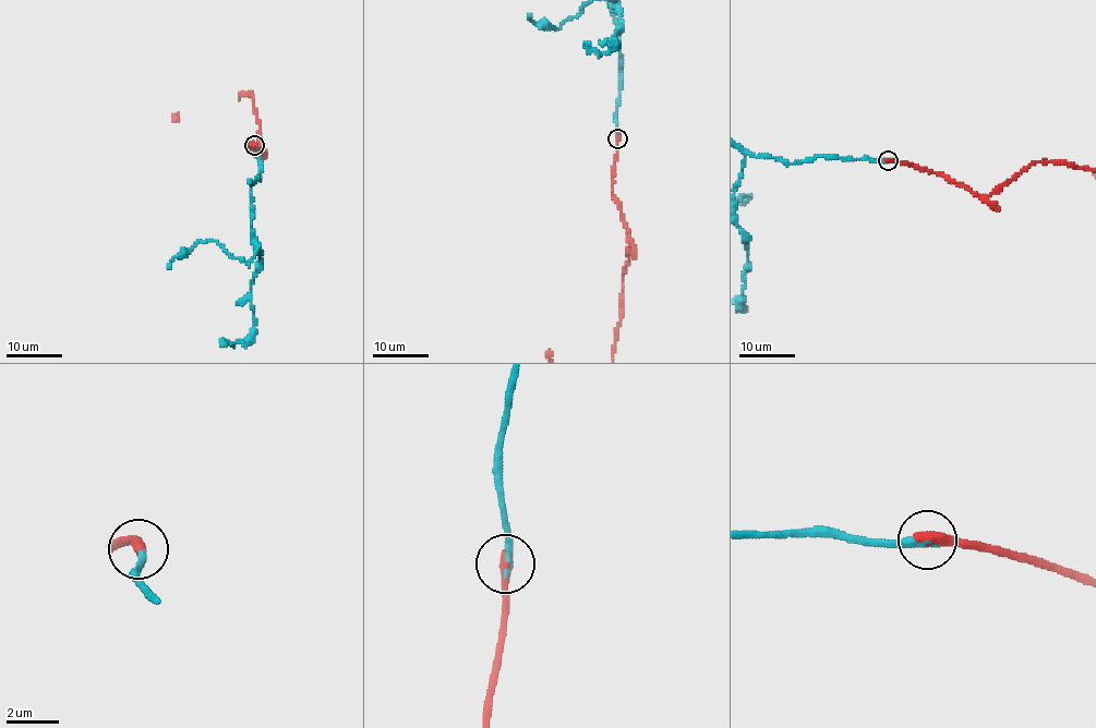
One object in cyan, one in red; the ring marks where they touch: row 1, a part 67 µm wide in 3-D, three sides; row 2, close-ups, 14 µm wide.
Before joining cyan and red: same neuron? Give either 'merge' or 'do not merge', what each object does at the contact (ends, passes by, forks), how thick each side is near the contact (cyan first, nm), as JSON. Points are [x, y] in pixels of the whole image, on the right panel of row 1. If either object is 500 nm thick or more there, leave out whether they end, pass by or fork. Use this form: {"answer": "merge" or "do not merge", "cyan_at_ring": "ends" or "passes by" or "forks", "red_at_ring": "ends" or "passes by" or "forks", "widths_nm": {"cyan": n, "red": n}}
{"answer": "merge", "cyan_at_ring": "ends", "red_at_ring": "ends", "widths_nm": {"cyan": 280, "red": 480}}

